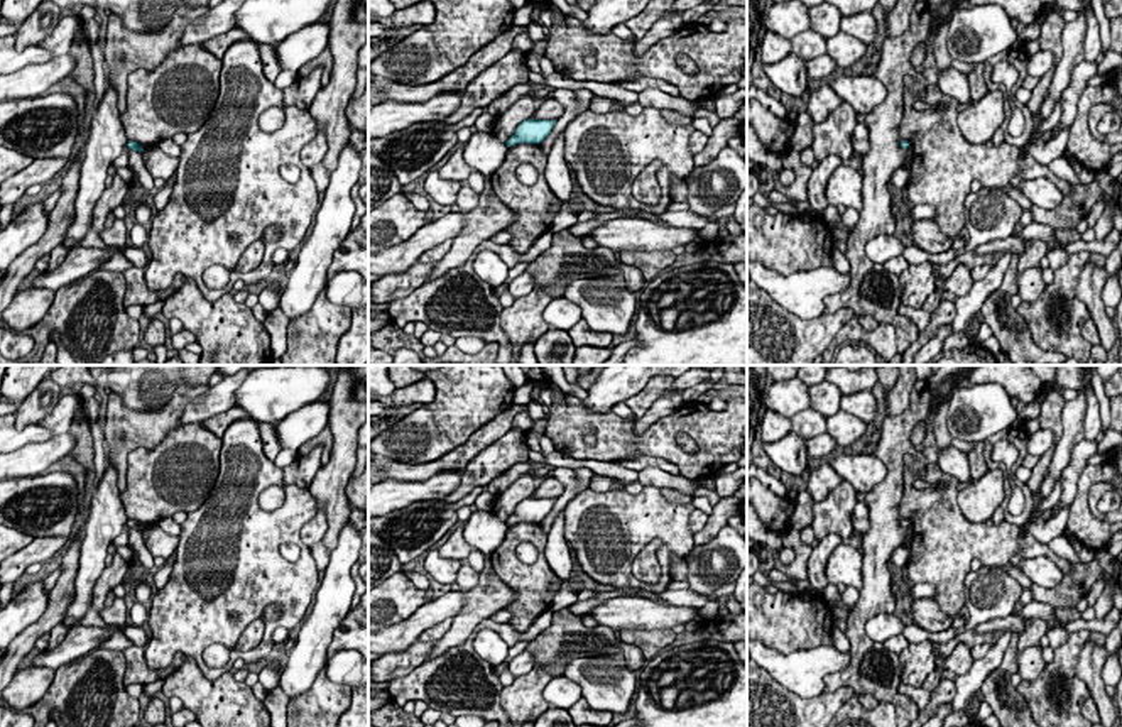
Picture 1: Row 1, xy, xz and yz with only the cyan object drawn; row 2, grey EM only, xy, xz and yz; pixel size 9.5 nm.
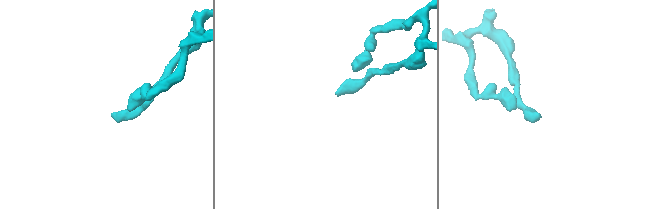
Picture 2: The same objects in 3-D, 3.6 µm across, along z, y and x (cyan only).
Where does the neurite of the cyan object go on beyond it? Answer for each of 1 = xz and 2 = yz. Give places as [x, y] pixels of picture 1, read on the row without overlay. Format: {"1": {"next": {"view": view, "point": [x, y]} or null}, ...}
{"1": {"next": null}, "2": {"next": null}}

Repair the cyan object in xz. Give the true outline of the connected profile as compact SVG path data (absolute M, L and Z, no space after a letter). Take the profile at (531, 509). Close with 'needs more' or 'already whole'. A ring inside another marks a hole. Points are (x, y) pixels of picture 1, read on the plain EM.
M524 499L514 511L514 514L505 521L507 526L515 522L541 522L556 504L556 499Z; already whole

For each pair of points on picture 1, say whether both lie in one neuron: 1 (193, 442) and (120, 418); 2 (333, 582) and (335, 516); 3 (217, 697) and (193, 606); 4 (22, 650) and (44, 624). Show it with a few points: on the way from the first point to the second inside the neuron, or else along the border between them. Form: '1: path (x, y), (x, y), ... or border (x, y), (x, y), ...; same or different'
1: border (179, 425), (152, 448), (134, 450); different
2: border (348, 519), (340, 533), (338, 545), (332, 552); different
3: border (186, 655), (208, 678), (218, 678), (232, 672); different
4: path (24, 643), (38, 629); same

